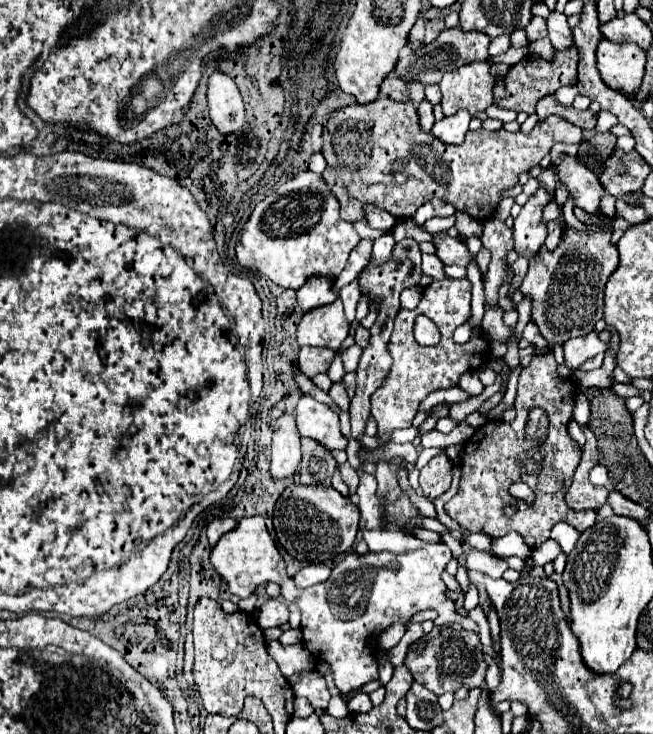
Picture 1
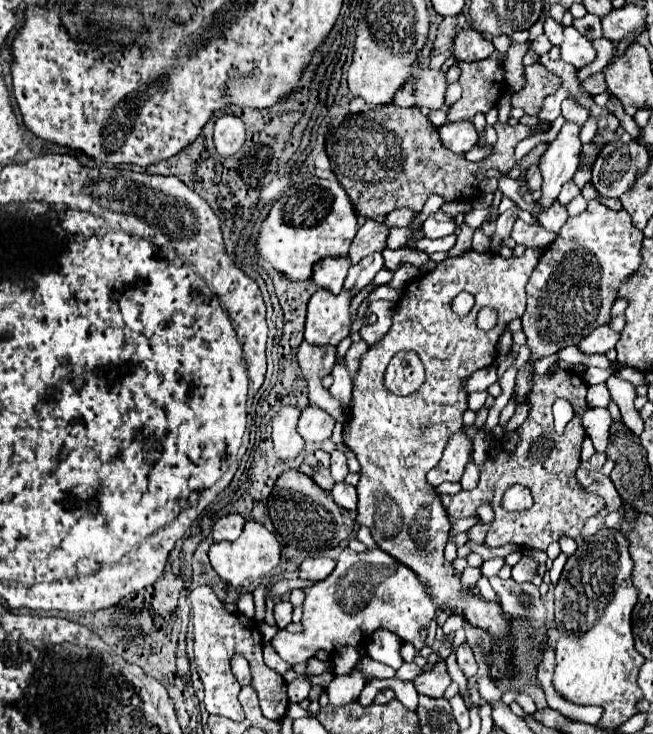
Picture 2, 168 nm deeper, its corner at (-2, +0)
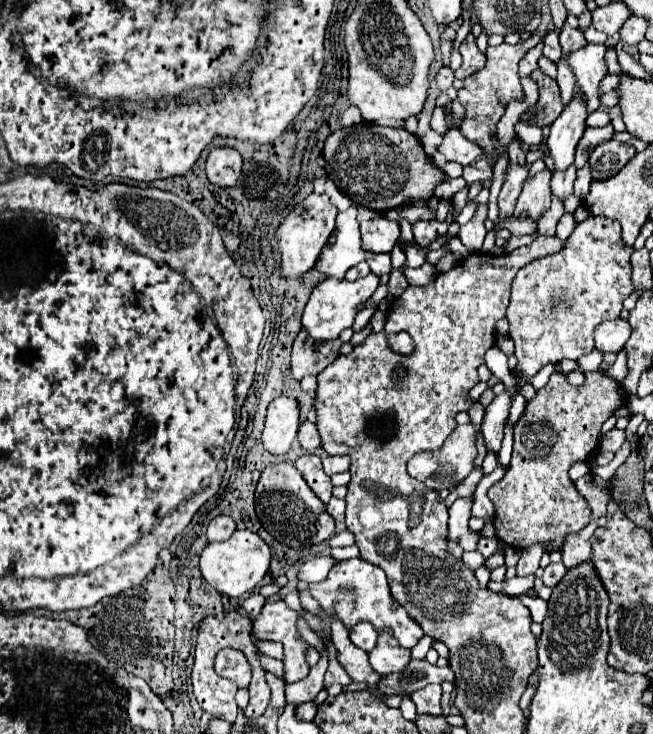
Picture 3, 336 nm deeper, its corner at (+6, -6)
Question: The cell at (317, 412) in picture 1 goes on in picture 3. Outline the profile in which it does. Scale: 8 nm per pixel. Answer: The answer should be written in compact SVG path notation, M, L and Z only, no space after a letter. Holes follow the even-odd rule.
M304 421L300 425L298 441L300 441L302 449L306 449L306 451L314 451L316 447L320 447L320 435L318 435L318 429L312 421Z

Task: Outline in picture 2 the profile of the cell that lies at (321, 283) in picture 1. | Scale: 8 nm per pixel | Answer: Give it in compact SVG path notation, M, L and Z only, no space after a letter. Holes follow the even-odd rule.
M348 257L322 259L322 263L314 265L312 281L314 281L314 285L318 289L326 289L332 295L338 295L342 291L348 267L350 267L350 259Z

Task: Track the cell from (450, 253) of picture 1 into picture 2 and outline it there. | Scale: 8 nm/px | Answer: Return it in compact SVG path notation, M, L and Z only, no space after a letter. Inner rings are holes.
M436 211L434 215L430 215L430 217L424 221L422 231L424 231L424 235L426 235L428 239L440 239L440 237L444 237L444 235L454 233L454 227L456 227L454 217L446 215L446 213L442 213L442 211Z

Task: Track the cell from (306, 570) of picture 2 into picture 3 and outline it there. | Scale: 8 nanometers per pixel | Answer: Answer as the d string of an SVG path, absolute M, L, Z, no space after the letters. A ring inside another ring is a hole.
M316 555L308 561L302 563L300 571L298 571L298 579L306 581L306 583L320 583L328 577L328 571L334 567L334 563L338 563L334 557L324 557L324 555Z

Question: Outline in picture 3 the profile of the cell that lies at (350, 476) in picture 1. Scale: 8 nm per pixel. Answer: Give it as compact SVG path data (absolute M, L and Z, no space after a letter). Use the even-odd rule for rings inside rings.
M336 455L336 457L324 457L322 459L324 465L324 473L326 475L334 475L334 473L344 473L350 467L350 459L346 455Z

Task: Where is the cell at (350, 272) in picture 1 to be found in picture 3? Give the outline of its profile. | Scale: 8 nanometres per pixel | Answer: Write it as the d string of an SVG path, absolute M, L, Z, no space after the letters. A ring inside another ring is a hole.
M372 219L360 223L362 247L372 253L390 253L400 239L400 225L390 219Z

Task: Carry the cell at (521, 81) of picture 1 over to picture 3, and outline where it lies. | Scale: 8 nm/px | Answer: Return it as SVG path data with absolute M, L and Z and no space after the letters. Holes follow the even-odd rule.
M534 71L530 77L540 85L540 99L538 99L540 111L538 111L538 115L536 115L536 119L532 123L536 123L540 127L550 125L552 121L556 121L556 117L564 109L564 105L560 101L560 89L558 89L556 81L546 77L542 71Z

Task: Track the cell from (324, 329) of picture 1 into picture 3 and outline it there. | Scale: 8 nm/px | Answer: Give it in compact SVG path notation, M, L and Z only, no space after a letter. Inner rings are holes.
M370 273L370 275L366 275L364 279L358 279L358 281L346 281L346 279L338 281L334 277L320 281L314 287L314 291L312 291L312 295L306 303L304 315L302 315L302 325L308 329L308 335L316 341L336 339L342 329L352 327L354 317L358 315L362 305L374 295L378 285L380 285L380 277L374 275L374 273Z

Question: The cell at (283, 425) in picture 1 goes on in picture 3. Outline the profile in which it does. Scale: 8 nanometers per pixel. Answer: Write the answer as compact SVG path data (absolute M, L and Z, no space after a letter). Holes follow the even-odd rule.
M286 395L276 397L268 405L262 443L272 455L286 455L298 433L298 401Z

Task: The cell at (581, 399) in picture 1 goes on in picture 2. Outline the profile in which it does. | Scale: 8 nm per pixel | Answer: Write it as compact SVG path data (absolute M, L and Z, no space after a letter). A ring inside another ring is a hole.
M588 407L582 415L582 425L586 435L592 439L596 451L604 451L608 445L608 429L612 423L612 417L608 413L608 409L600 409L600 407Z

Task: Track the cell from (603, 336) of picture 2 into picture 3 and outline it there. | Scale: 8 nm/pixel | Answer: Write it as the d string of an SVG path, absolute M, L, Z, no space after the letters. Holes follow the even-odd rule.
M612 319L604 321L594 331L596 349L602 353L618 353L630 337L630 325L626 319Z

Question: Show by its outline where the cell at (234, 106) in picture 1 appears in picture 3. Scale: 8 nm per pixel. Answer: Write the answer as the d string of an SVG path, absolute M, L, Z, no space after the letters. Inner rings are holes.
M218 147L210 151L206 161L206 175L210 183L230 189L236 185L240 171L242 171L242 157L238 151L228 147Z

